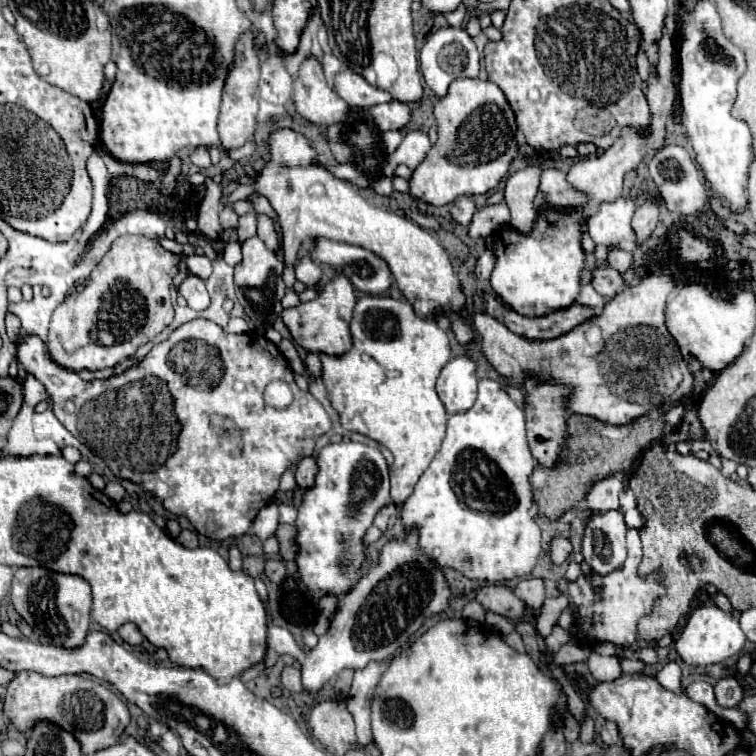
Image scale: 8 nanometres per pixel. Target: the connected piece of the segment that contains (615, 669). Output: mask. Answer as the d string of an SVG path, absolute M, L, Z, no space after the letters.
M592 653L586 663L588 663L596 681L612 681L622 675L618 657L602 657L598 653Z

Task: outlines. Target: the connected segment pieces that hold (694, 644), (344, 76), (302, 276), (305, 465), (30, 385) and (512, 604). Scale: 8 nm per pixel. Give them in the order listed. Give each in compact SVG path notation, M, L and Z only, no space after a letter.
M698 607L688 617L680 637L674 641L674 649L678 657L688 665L712 665L712 663L724 663L730 657L738 657L744 651L746 635L740 629L738 619L734 619L730 613L712 607Z
M346 69L336 75L336 93L350 105L350 107L370 107L376 103L386 103L392 99L388 91L382 91L370 85L364 77L356 75L354 71Z
M310 255L300 257L296 265L296 279L306 285L306 289L298 295L300 301L310 301L318 295L318 285L322 279L322 267L310 259Z
M302 457L298 463L298 471L296 471L296 483L302 489L308 489L310 485L314 485L316 473L318 473L318 465L316 465L314 457Z
M28 375L28 379L24 381L24 403L36 407L42 399L46 399L44 385L34 375Z
M486 585L478 589L476 599L482 603L484 609L490 609L508 619L520 619L526 611L526 603L516 597L510 587L504 585Z

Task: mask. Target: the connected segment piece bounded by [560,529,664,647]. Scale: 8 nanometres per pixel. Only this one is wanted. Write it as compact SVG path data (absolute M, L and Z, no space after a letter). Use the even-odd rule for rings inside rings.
M628 529L628 557L622 571L614 571L606 577L598 577L592 573L592 579L584 579L582 575L574 581L560 581L560 591L570 595L570 601L578 607L578 641L610 641L616 645L632 645L636 641L636 623L644 613L650 613L654 601L664 593L664 585L658 575L640 577L638 565L642 561L642 541L636 529ZM594 587L600 587L600 595L594 593Z

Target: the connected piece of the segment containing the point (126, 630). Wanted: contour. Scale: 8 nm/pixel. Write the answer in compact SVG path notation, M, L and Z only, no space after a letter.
M124 623L124 625L118 629L118 633L120 633L120 637L122 637L126 643L130 643L130 645L140 645L142 639L144 639L144 635L140 633L140 629L138 629L134 623Z

